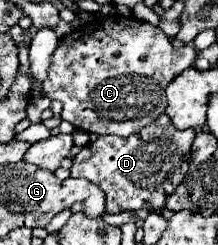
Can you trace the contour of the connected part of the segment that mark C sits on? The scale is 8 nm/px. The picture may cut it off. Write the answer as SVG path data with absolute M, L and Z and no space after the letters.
M97 17L75 29L73 33L59 39L55 53L51 55L51 65L45 79L45 95L63 103L61 117L73 127L99 133L99 135L119 135L129 137L141 127L151 125L161 113L165 113L167 85L193 65L197 51L193 45L173 47L171 39L159 29L145 21L133 17Z

